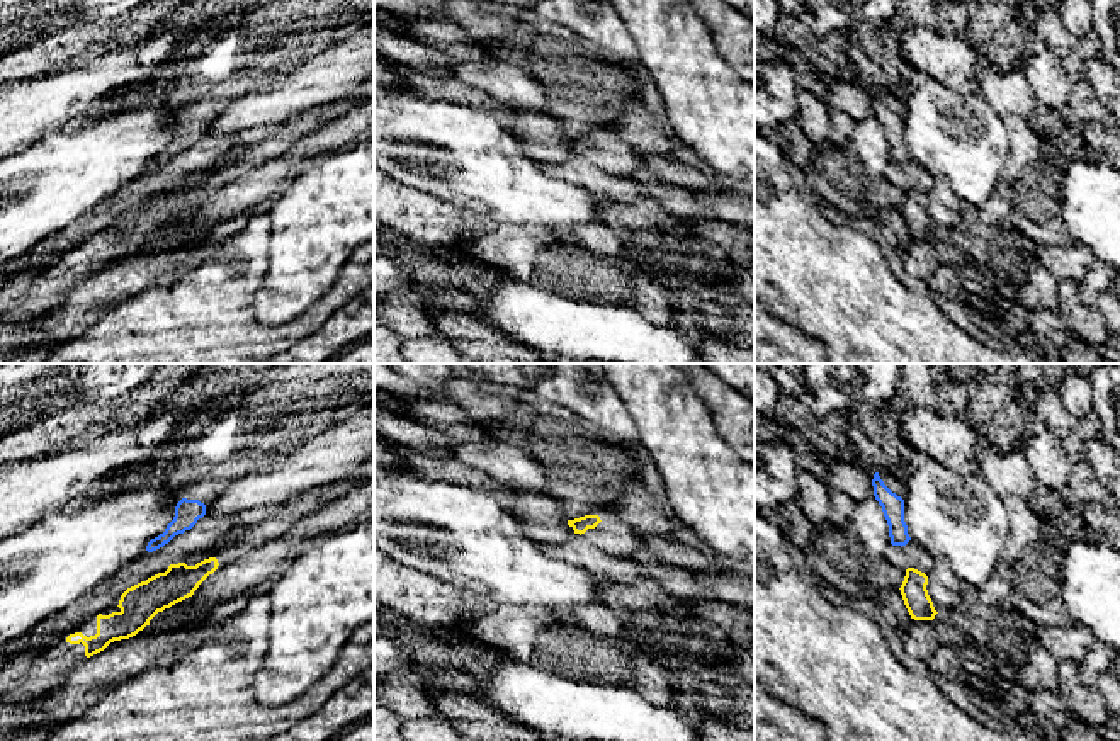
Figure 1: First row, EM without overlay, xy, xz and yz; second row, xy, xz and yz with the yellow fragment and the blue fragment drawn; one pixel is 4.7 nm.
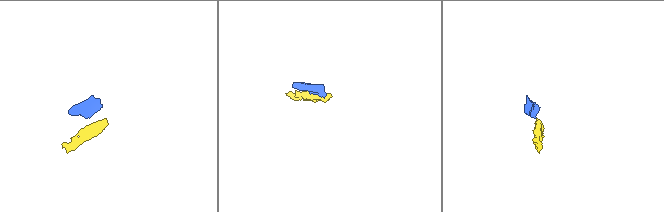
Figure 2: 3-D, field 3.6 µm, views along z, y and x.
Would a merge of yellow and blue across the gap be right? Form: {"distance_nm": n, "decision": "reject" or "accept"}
{"distance_nm": 100, "decision": "reject"}

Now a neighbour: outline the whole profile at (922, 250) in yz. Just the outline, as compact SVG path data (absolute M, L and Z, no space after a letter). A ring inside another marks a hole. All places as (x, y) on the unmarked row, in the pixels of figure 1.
M913 238L909 246L902 250L901 255L904 270L918 280L931 275L938 267L933 240Z

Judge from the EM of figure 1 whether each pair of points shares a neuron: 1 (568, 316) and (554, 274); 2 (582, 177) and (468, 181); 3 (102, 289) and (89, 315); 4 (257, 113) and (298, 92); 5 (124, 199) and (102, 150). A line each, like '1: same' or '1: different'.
1: different
2: different
3: same
4: same
5: different

